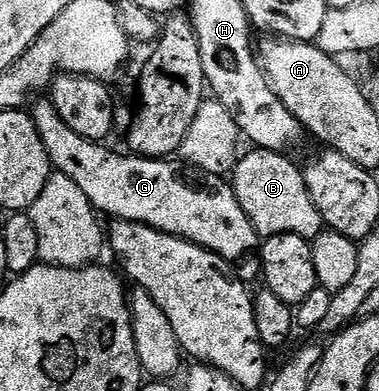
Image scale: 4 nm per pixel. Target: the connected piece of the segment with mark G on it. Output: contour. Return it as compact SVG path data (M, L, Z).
M41 99L45 100L32 105L31 115L39 138L43 138L49 163L87 194L98 213L105 215L106 212L113 220L146 224L160 232L190 240L225 262L241 260L248 252L258 251L255 226L251 218L243 214L243 206L239 206L239 198L235 198L228 179L200 172L177 158L120 156L117 152L108 152L104 143L75 134L75 130L59 118L59 110L55 110L52 99Z

